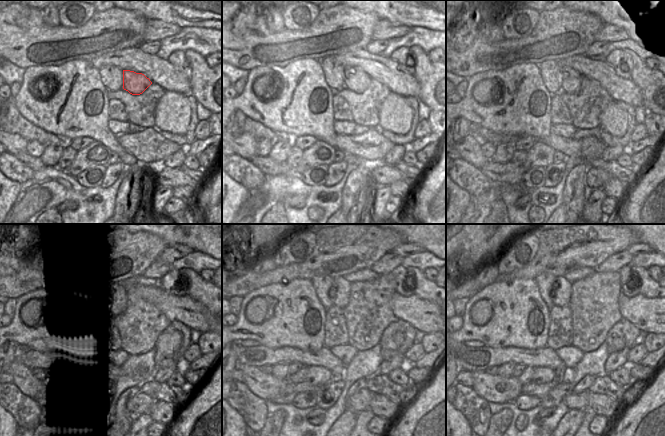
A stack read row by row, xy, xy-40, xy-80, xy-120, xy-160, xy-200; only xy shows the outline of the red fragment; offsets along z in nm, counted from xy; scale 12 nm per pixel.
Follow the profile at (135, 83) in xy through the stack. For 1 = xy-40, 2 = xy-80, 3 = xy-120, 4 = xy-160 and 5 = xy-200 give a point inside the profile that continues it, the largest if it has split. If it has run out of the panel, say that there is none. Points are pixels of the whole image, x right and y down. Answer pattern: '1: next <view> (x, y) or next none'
1: next xy-40 (356, 80)
2: next xy-80 (571, 79)
3: next xy-120 (118, 293)
4: next xy-160 (342, 287)
5: next xy-200 (562, 298)

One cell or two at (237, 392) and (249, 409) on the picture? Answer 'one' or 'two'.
one

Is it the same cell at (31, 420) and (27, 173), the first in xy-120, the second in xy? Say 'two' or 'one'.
one

